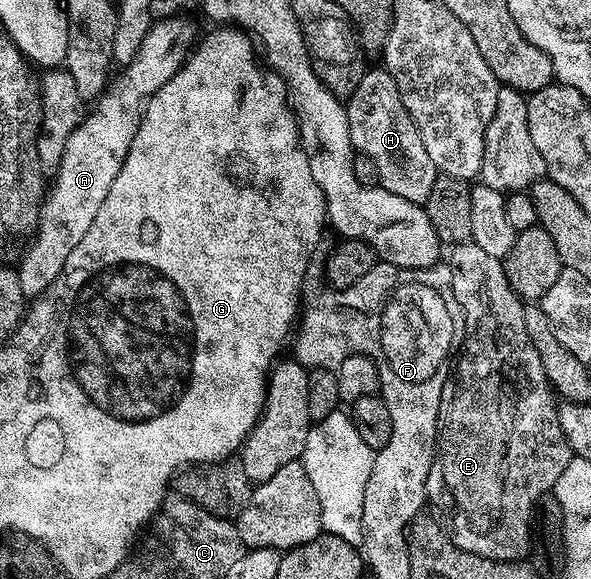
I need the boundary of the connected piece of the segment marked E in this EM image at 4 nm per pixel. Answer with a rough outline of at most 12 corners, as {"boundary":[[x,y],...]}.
{"boundary":[[447,250],[460,385],[435,464],[467,553],[519,562],[574,454],[503,260]]}

